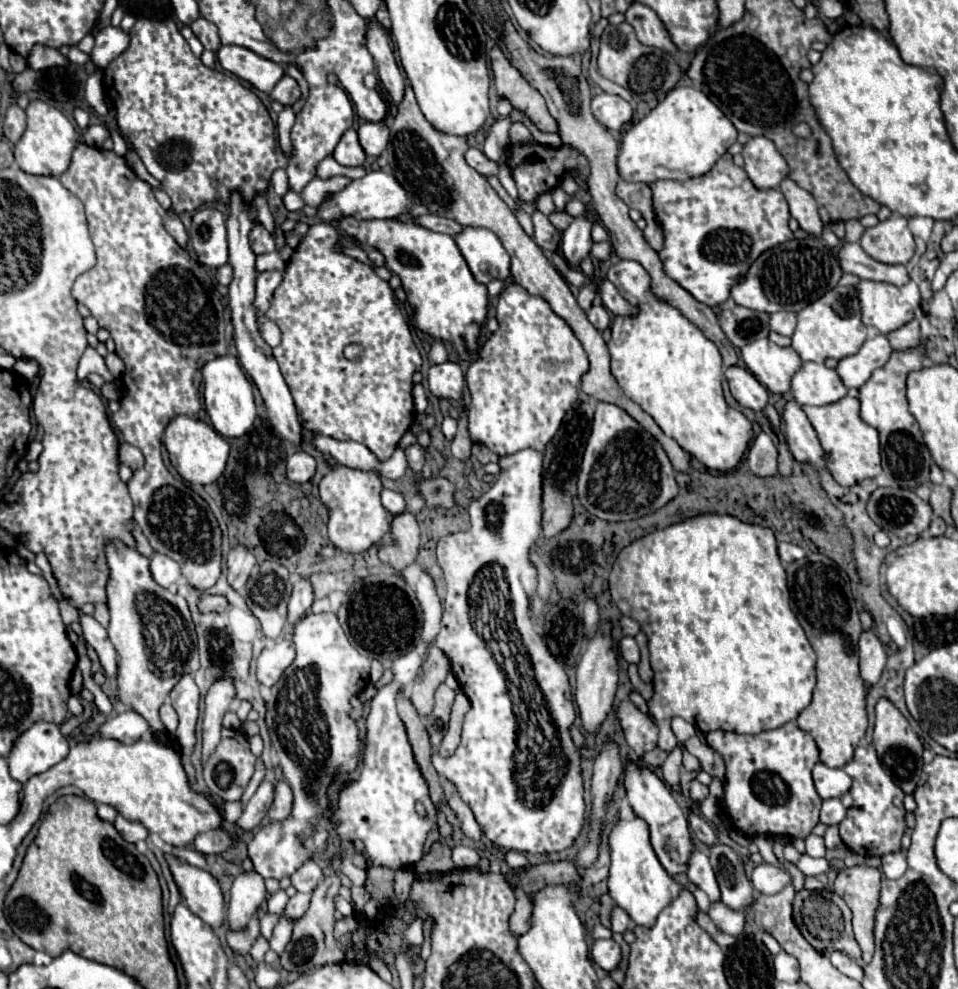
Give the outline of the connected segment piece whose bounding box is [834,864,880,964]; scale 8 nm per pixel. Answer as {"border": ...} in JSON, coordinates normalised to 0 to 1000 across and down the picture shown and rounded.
{"border":[[[904,874],[881,878],[871,890],[871,902],[879,906],[889,920],[889,938],[900,961],[900,971],[906,975],[912,965],[912,922],[919,902],[919,880]]]}

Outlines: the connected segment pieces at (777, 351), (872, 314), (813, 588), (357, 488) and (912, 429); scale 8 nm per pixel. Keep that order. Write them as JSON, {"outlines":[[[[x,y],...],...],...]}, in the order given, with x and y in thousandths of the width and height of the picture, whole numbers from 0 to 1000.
{"outlines":[[[[802,342],[779,348],[775,352],[775,364],[789,384],[808,398],[823,396],[827,380],[837,370],[829,352],[816,352]]],[[[898,283],[891,291],[894,291],[896,303],[898,303],[898,311],[900,311],[900,326],[904,330],[912,330],[916,336],[925,338],[925,336],[931,336],[931,334],[944,330],[946,326],[950,326],[954,322],[954,311],[950,307],[939,305],[939,293],[935,289],[925,287],[925,285]]],[[[841,560],[837,566],[823,570],[820,580],[823,580],[823,597],[825,597],[825,615],[829,617],[850,659],[854,661],[854,669],[852,669],[854,690],[850,696],[850,704],[848,704],[848,710],[833,722],[831,730],[835,738],[843,740],[850,746],[856,758],[856,770],[860,770],[866,777],[875,777],[875,775],[881,775],[883,768],[887,768],[887,764],[891,762],[891,756],[896,754],[898,746],[904,742],[904,736],[906,736],[904,694],[896,684],[896,645],[900,641],[900,635],[896,627],[896,617],[889,605],[889,597],[887,597],[887,584],[875,570],[871,570],[866,564],[858,560]]],[[[340,464],[350,474],[339,480],[332,490],[334,506],[344,514],[342,544],[344,548],[363,560],[378,560],[388,552],[399,552],[407,540],[407,520],[397,508],[397,481],[355,470],[350,464]]],[[[954,352],[954,354],[946,354],[946,356],[933,356],[931,362],[916,372],[908,384],[898,392],[898,421],[904,429],[908,429],[910,433],[916,435],[919,439],[919,453],[921,453],[921,473],[923,479],[927,481],[927,485],[944,491],[944,493],[954,493],[960,487],[969,487],[971,481],[971,469],[973,469],[973,461],[962,445],[960,433],[956,423],[950,419],[948,415],[948,406],[946,406],[946,380],[952,374],[962,372],[962,352]]]]}

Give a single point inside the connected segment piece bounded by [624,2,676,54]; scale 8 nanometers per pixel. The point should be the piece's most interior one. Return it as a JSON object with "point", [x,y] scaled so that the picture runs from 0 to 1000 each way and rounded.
{"point":[677,28]}

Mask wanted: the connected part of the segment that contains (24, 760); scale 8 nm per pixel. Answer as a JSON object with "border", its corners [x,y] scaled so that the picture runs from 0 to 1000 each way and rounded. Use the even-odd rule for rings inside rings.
{"border":[[[40,730],[17,748],[13,762],[8,764],[10,785],[25,795],[33,785],[52,779],[69,764],[71,748],[65,744],[63,736],[58,732]]]}

